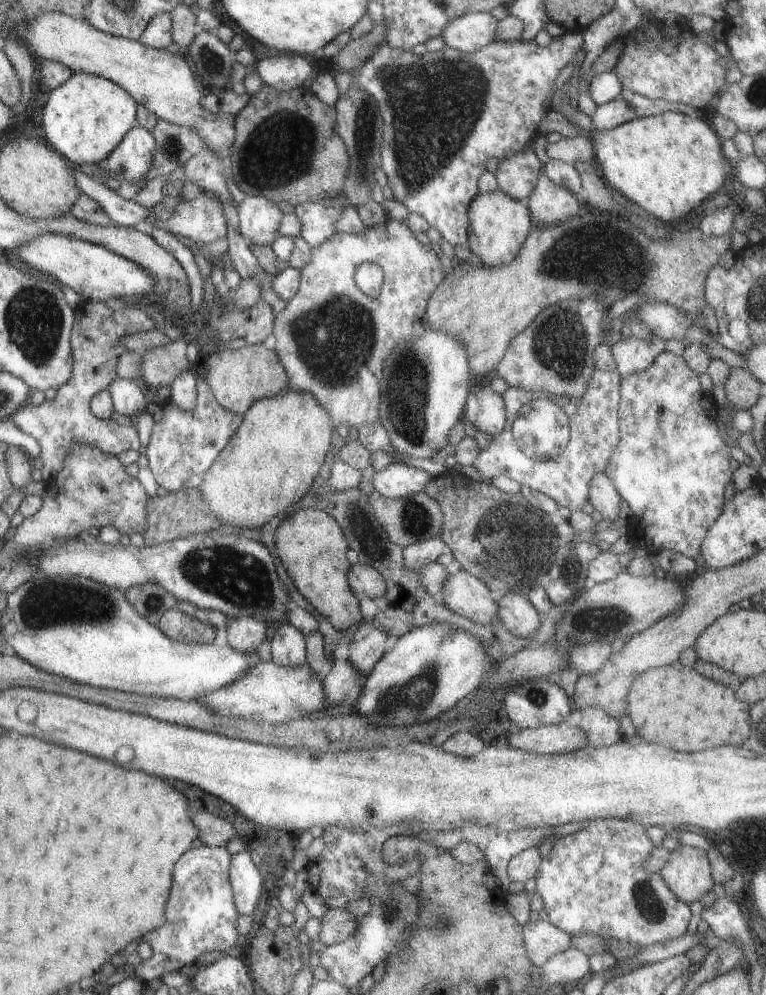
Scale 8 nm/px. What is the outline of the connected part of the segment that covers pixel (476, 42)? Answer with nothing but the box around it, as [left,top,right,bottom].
[441,13,497,53]

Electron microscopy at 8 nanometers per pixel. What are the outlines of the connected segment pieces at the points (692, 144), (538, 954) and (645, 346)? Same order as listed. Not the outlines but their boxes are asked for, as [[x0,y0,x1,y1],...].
[[590,111,729,222],[523,921,571,968],[610,336,667,377]]

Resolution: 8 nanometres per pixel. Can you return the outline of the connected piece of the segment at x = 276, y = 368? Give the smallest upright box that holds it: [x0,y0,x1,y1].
[203,343,289,414]

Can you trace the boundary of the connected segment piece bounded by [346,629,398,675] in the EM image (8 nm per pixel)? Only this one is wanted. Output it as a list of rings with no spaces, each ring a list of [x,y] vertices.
[[[373,629],[360,642],[352,641],[347,646],[348,657],[346,659],[355,669],[367,675],[397,640],[396,637],[388,637],[384,631]]]

